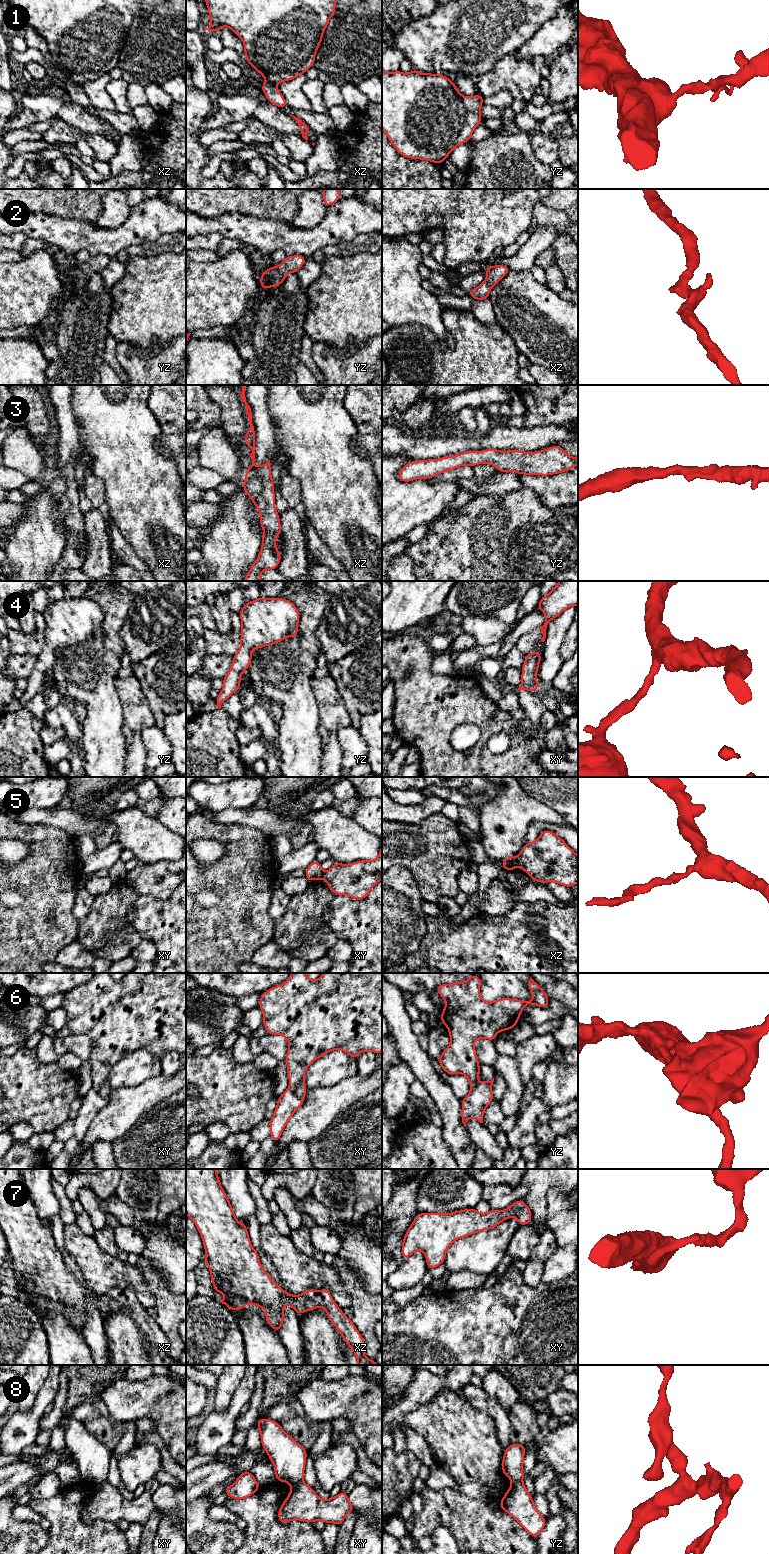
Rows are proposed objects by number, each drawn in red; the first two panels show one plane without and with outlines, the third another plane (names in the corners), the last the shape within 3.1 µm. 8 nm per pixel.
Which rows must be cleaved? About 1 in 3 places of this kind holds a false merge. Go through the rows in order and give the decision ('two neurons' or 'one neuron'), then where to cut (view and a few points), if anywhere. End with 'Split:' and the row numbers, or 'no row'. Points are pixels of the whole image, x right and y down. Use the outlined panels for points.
1: one neuron | no cut
2: one neuron | no cut
3: one neuron | no cut
4: one neuron | no cut
5: two neurons | xz (518, 855), (519, 865)
6: two neurons | xy (289, 1087), (303, 1099)
7: one neuron | no cut
8: two neurons | xy (302, 1480), (291, 1485)
Split: 5, 6, 8

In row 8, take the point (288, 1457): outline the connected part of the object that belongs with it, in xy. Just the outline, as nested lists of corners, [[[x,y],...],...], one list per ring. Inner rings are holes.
[[[258,1418],[262,1448],[274,1465],[275,1478],[290,1485],[303,1481],[307,1450],[269,1418]]]

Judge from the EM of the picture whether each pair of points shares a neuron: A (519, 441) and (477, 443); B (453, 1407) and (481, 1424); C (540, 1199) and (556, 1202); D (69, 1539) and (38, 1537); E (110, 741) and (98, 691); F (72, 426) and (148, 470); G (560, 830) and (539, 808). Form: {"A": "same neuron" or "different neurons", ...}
{"A": "same neuron", "B": "same neuron", "C": "different neurons", "D": "different neurons", "E": "same neuron", "F": "different neurons", "G": "different neurons"}

